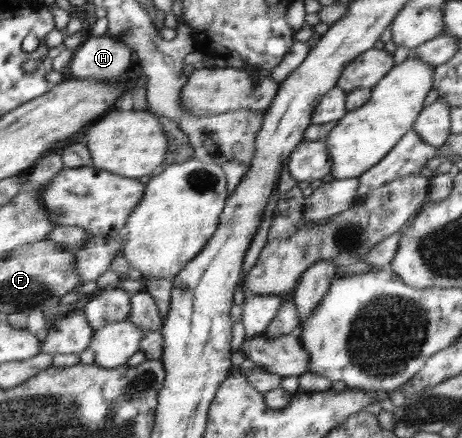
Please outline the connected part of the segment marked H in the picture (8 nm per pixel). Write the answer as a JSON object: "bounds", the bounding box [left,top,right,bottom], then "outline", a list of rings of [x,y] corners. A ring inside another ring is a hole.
{"bounds":[66,33,132,81],"outline":[[[108,33],[102,36],[86,36],[74,50],[66,75],[116,81],[128,74],[132,52],[117,36]]]}

